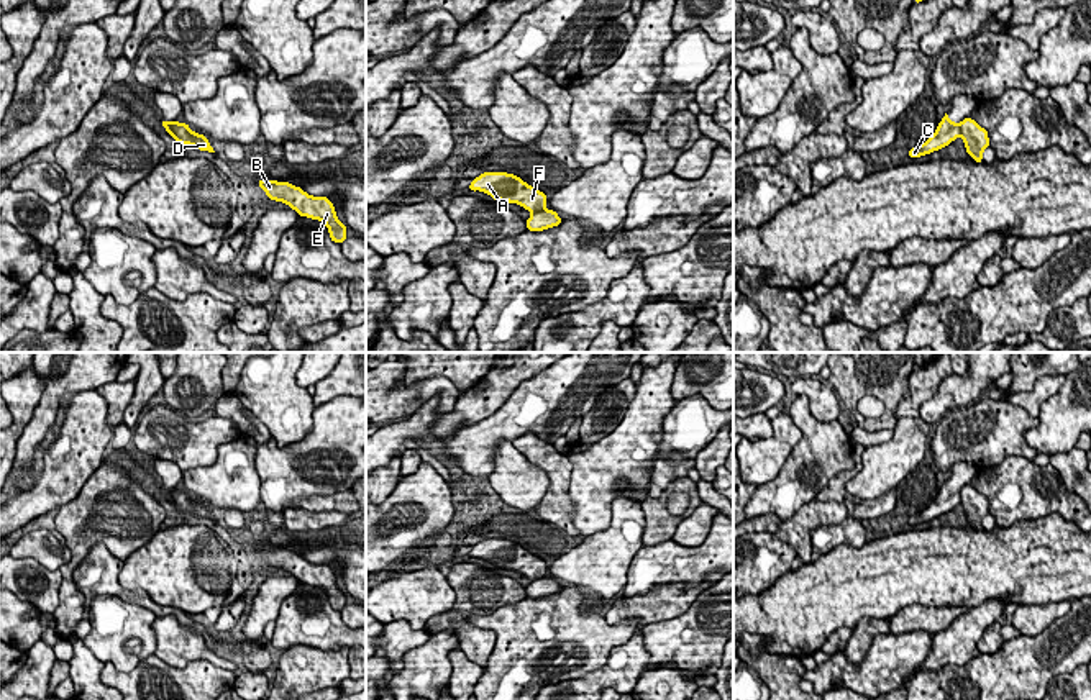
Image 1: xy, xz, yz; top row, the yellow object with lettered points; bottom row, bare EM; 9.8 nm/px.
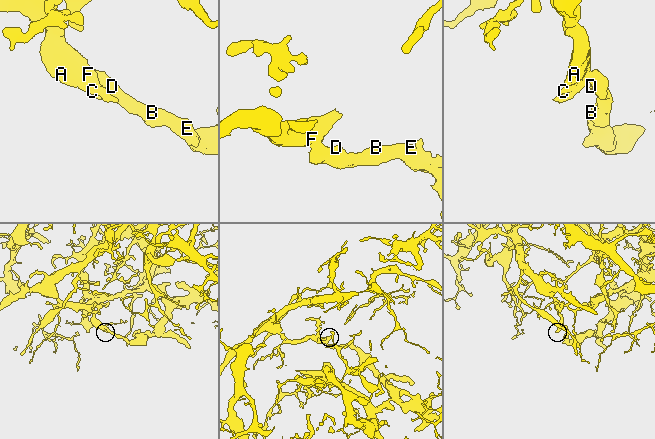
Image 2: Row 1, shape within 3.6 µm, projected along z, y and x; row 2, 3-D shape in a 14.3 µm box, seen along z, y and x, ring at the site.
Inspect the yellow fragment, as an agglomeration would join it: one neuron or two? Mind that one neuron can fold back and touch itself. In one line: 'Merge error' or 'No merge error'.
Merge error

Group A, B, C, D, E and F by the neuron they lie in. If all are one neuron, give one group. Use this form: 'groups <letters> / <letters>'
groups A C F / B D E

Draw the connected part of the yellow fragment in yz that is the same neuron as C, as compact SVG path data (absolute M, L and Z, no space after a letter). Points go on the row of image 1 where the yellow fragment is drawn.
M948 115L942 118L935 133L922 144L909 151L909 157L915 159L948 146L960 136L960 123L953 123Z

